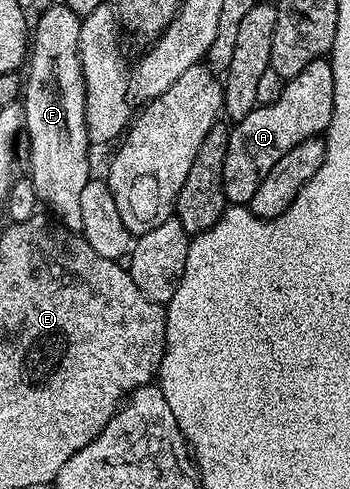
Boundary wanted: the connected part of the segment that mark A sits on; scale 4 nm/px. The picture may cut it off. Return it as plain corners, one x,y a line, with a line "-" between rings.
317,58
304,68
295,78
289,79
283,85
280,96
272,104
267,106
255,106
244,120
240,120
230,131
228,140
228,156
224,156
224,176
222,177
222,191
226,194
227,203
248,204
252,196
256,196
256,188
260,188
260,180
272,172
272,164
284,156
296,144
300,144
309,138
325,135
326,129
332,120
332,96
334,95
334,81
332,80
332,68
326,58

